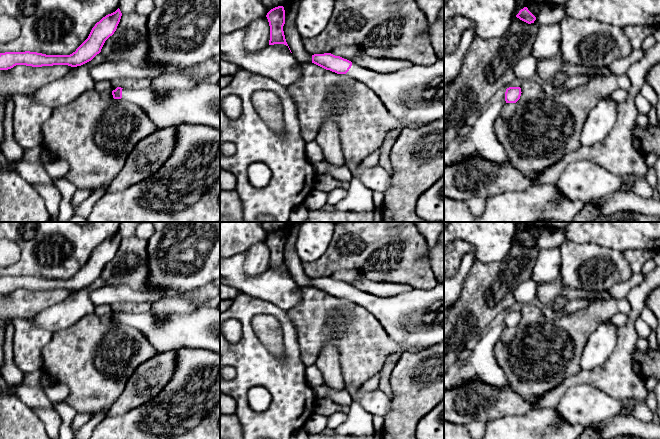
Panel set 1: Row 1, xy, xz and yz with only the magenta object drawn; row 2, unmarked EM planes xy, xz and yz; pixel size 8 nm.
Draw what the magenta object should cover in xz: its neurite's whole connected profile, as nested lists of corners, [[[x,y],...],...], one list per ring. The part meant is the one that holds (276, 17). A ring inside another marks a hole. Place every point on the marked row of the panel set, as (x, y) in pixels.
[[[283,6],[271,9],[266,15],[270,26],[269,45],[284,44],[288,46],[283,26],[285,24],[285,10]]]

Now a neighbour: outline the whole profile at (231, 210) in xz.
[[[220,189],[220,222],[244,222],[242,201],[235,190]]]

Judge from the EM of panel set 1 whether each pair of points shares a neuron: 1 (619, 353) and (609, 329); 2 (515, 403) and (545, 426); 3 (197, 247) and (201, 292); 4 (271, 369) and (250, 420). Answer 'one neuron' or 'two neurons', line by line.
1: two neurons
2: two neurons
3: two neurons
4: one neuron

